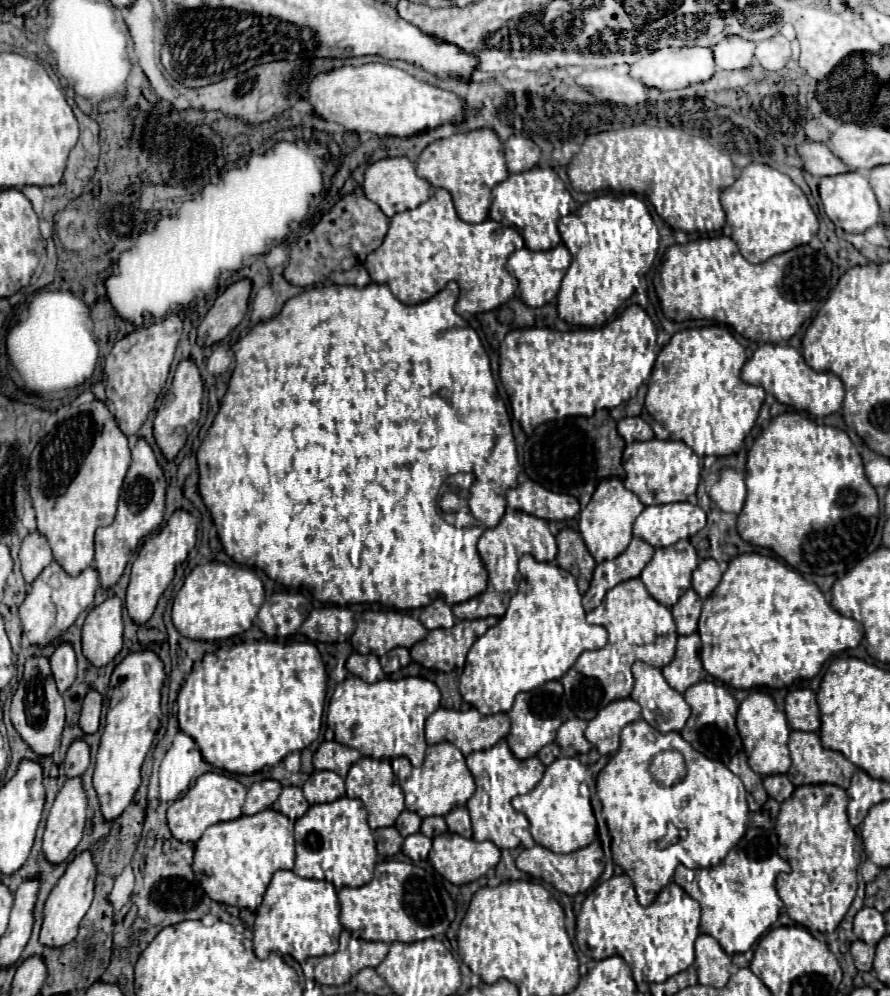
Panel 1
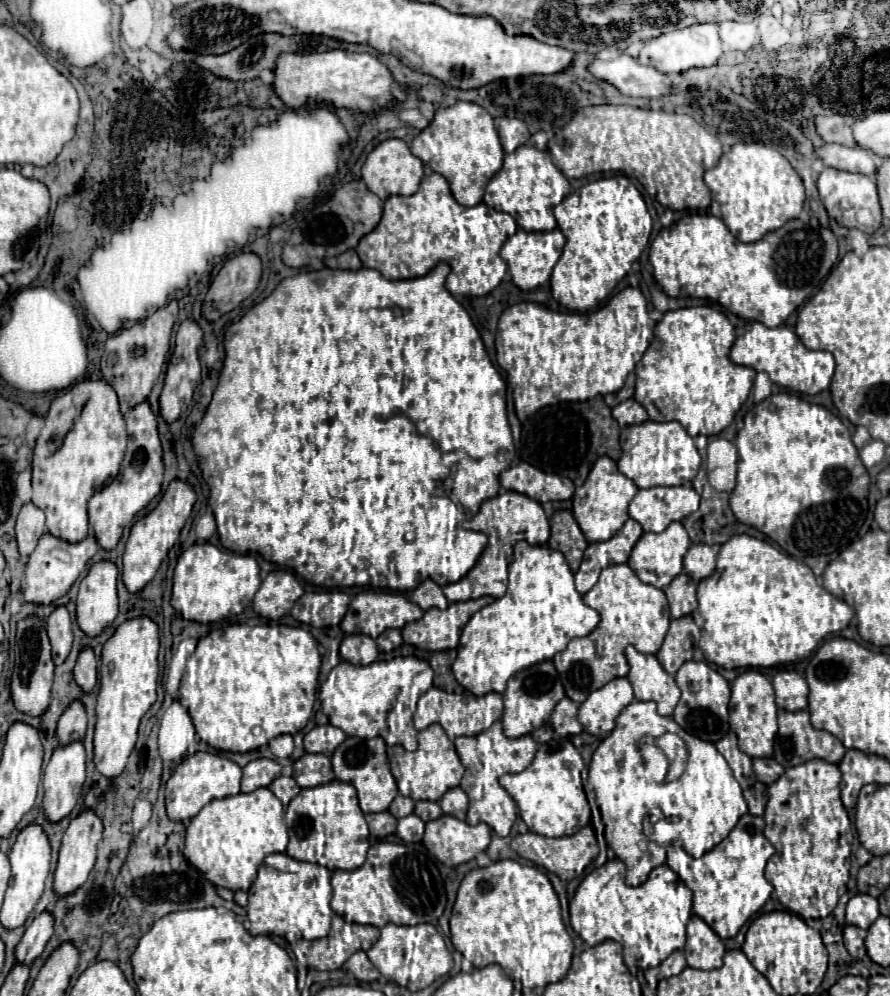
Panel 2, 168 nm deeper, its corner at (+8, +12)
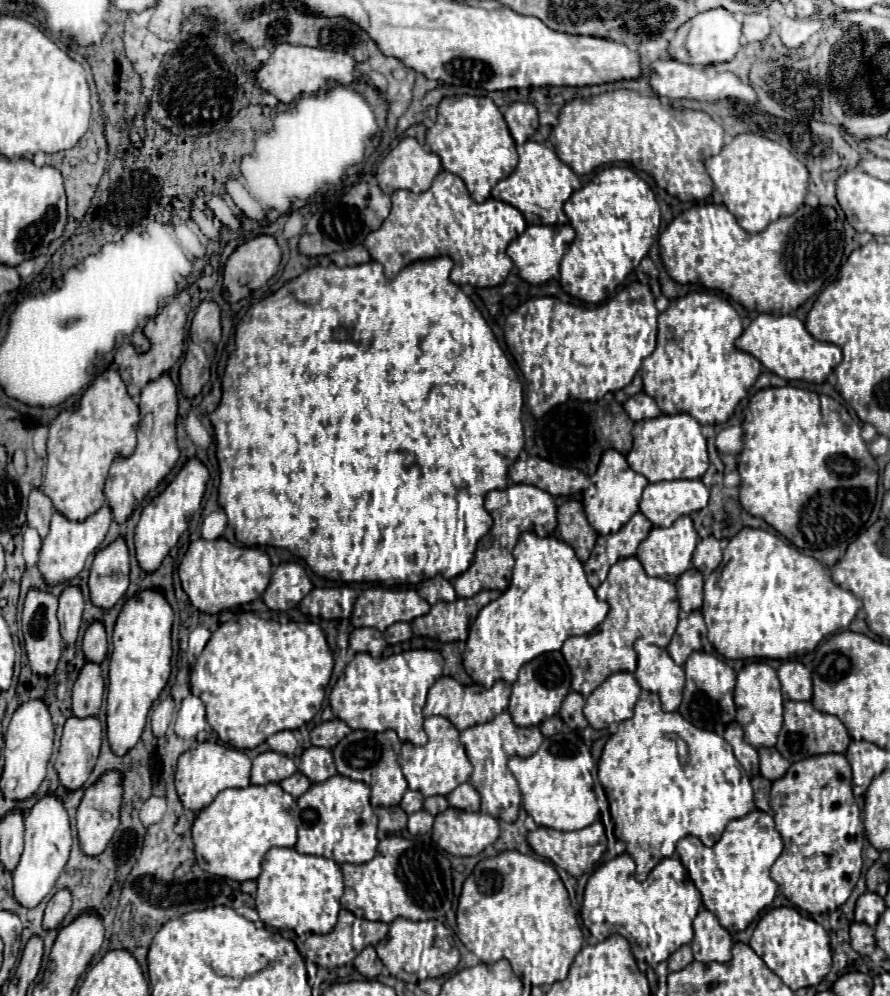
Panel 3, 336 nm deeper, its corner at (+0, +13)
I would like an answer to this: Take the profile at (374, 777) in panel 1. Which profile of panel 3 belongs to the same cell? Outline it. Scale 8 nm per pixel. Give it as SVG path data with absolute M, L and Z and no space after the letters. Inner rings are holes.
M352 730L332 748L332 756L338 772L352 780L362 780L370 786L372 806L396 806L404 796L404 792L408 790L408 782L398 764L398 754L396 754L398 744L402 742L398 740L394 730L386 730L386 732Z

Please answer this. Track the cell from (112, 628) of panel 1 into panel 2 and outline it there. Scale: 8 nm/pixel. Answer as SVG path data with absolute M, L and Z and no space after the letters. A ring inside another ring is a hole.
M96 563L80 583L76 621L88 637L98 637L118 615L118 569L114 563Z

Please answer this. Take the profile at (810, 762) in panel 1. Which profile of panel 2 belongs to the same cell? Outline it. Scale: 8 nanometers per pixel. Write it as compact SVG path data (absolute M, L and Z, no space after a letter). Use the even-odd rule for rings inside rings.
M778 711L778 735L774 741L774 759L782 767L794 767L794 765L800 765L812 759L824 759L828 763L838 765L844 753L846 753L844 745L832 733L818 731L812 727L808 711L796 711L796 713Z

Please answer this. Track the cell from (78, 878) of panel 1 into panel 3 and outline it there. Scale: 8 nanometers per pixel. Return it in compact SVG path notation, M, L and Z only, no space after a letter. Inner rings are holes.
M108 770L104 772L92 786L86 788L84 798L78 806L78 836L80 836L80 848L90 854L90 856L98 856L104 852L104 848L108 846L108 842L112 840L112 834L116 832L118 824L120 824L120 804L122 804L122 782L124 774L120 774L118 770Z

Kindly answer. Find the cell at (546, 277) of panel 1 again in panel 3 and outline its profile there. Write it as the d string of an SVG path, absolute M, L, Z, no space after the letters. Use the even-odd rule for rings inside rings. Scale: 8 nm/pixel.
M556 224L556 226L526 226L524 234L514 238L508 246L508 256L512 258L514 266L518 268L518 274L522 280L530 284L544 284L552 278L558 278L560 260L566 254L568 246L574 240L574 230L570 224Z

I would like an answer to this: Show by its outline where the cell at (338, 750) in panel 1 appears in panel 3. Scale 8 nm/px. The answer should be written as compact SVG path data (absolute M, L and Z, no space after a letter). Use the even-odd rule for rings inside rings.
M334 718L334 720L330 720L330 722L318 724L318 726L310 732L310 738L312 738L312 744L314 744L314 746L334 748L348 732L350 732L350 728L348 728L342 720Z

